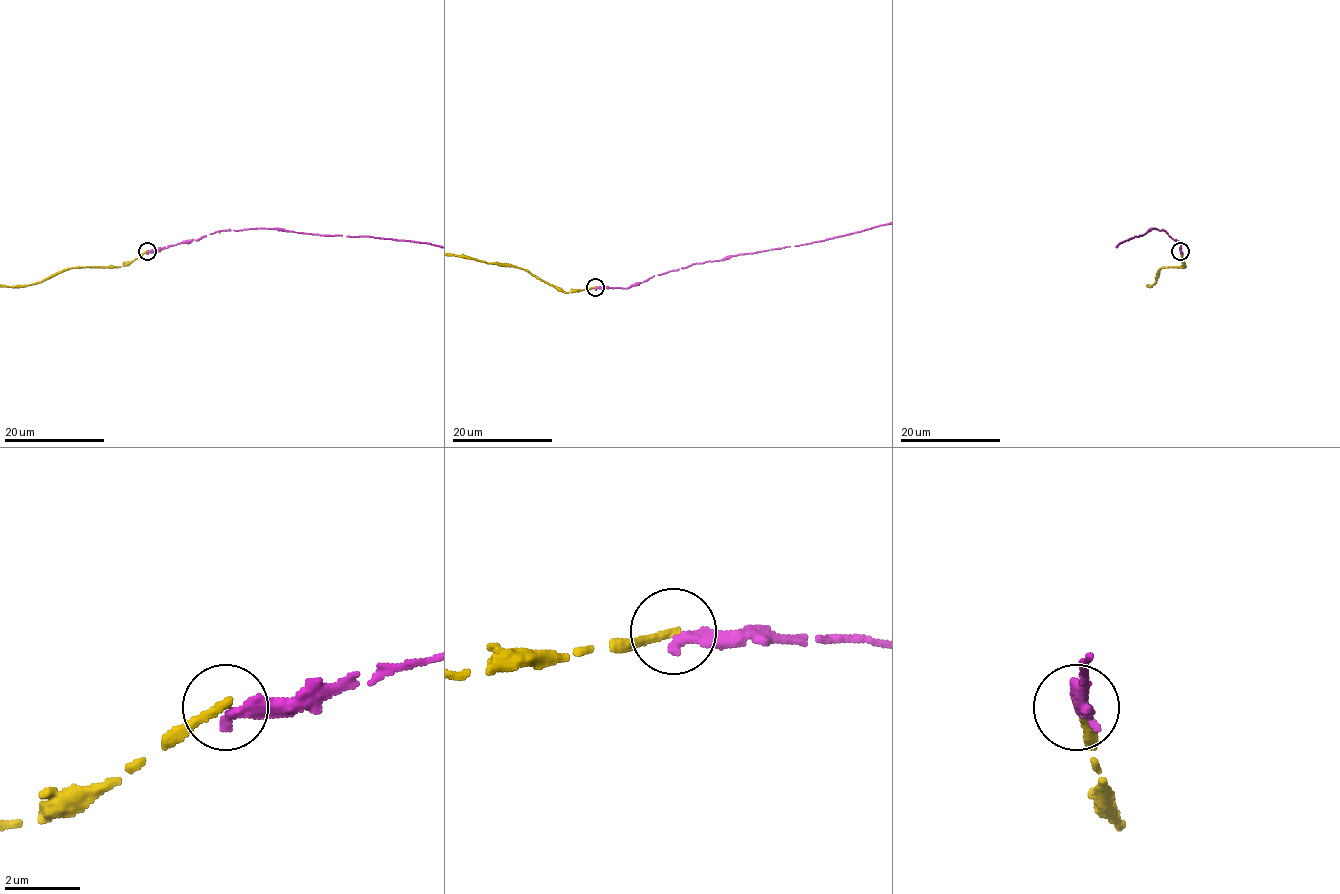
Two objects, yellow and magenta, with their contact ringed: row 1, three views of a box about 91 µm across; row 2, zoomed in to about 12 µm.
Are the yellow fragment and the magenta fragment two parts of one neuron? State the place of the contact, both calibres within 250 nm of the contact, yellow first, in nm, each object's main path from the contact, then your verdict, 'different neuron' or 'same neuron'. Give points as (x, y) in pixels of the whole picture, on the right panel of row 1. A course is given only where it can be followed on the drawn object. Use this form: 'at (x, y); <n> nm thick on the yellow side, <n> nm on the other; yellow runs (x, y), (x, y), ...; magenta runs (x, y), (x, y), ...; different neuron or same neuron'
at (1180, 251); 240 nm thick on the yellow side, 360 nm on the other; different neuron

